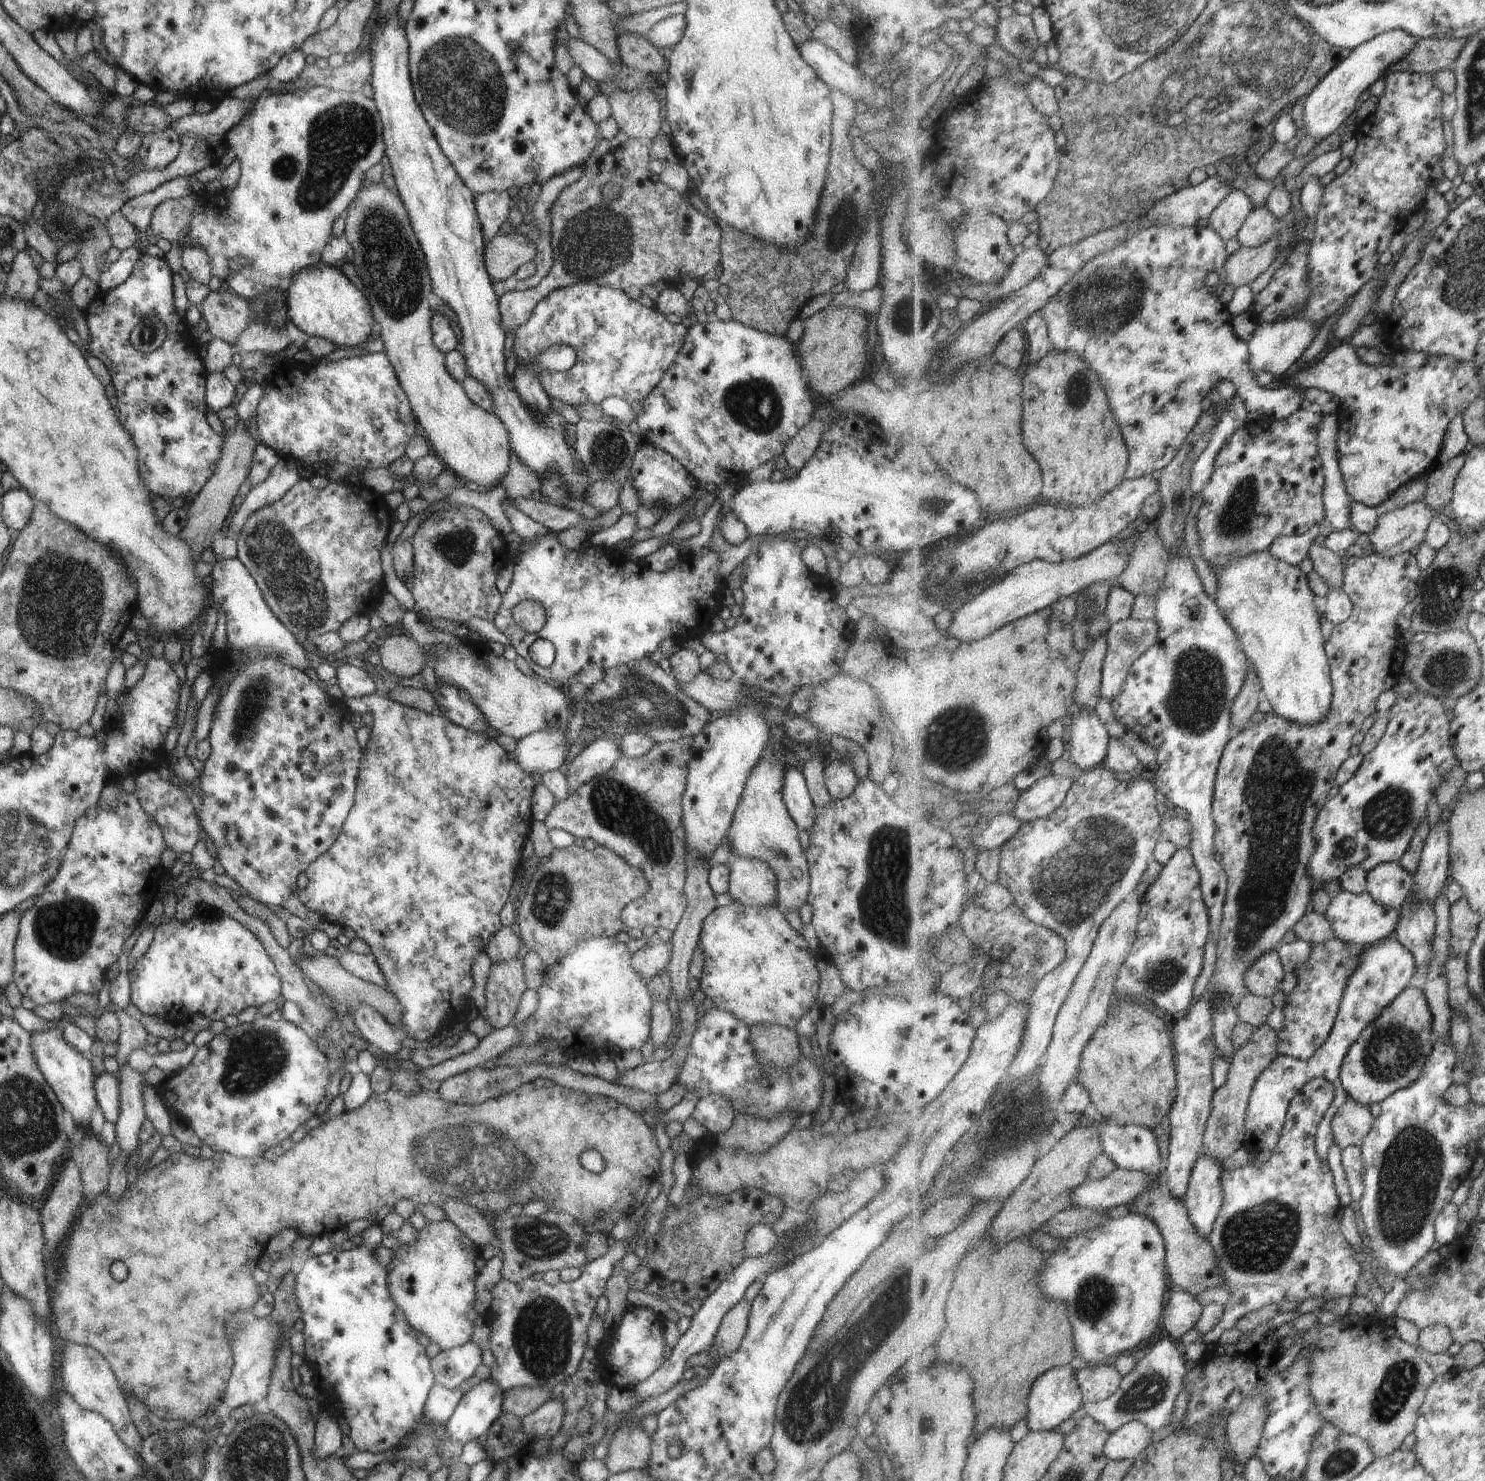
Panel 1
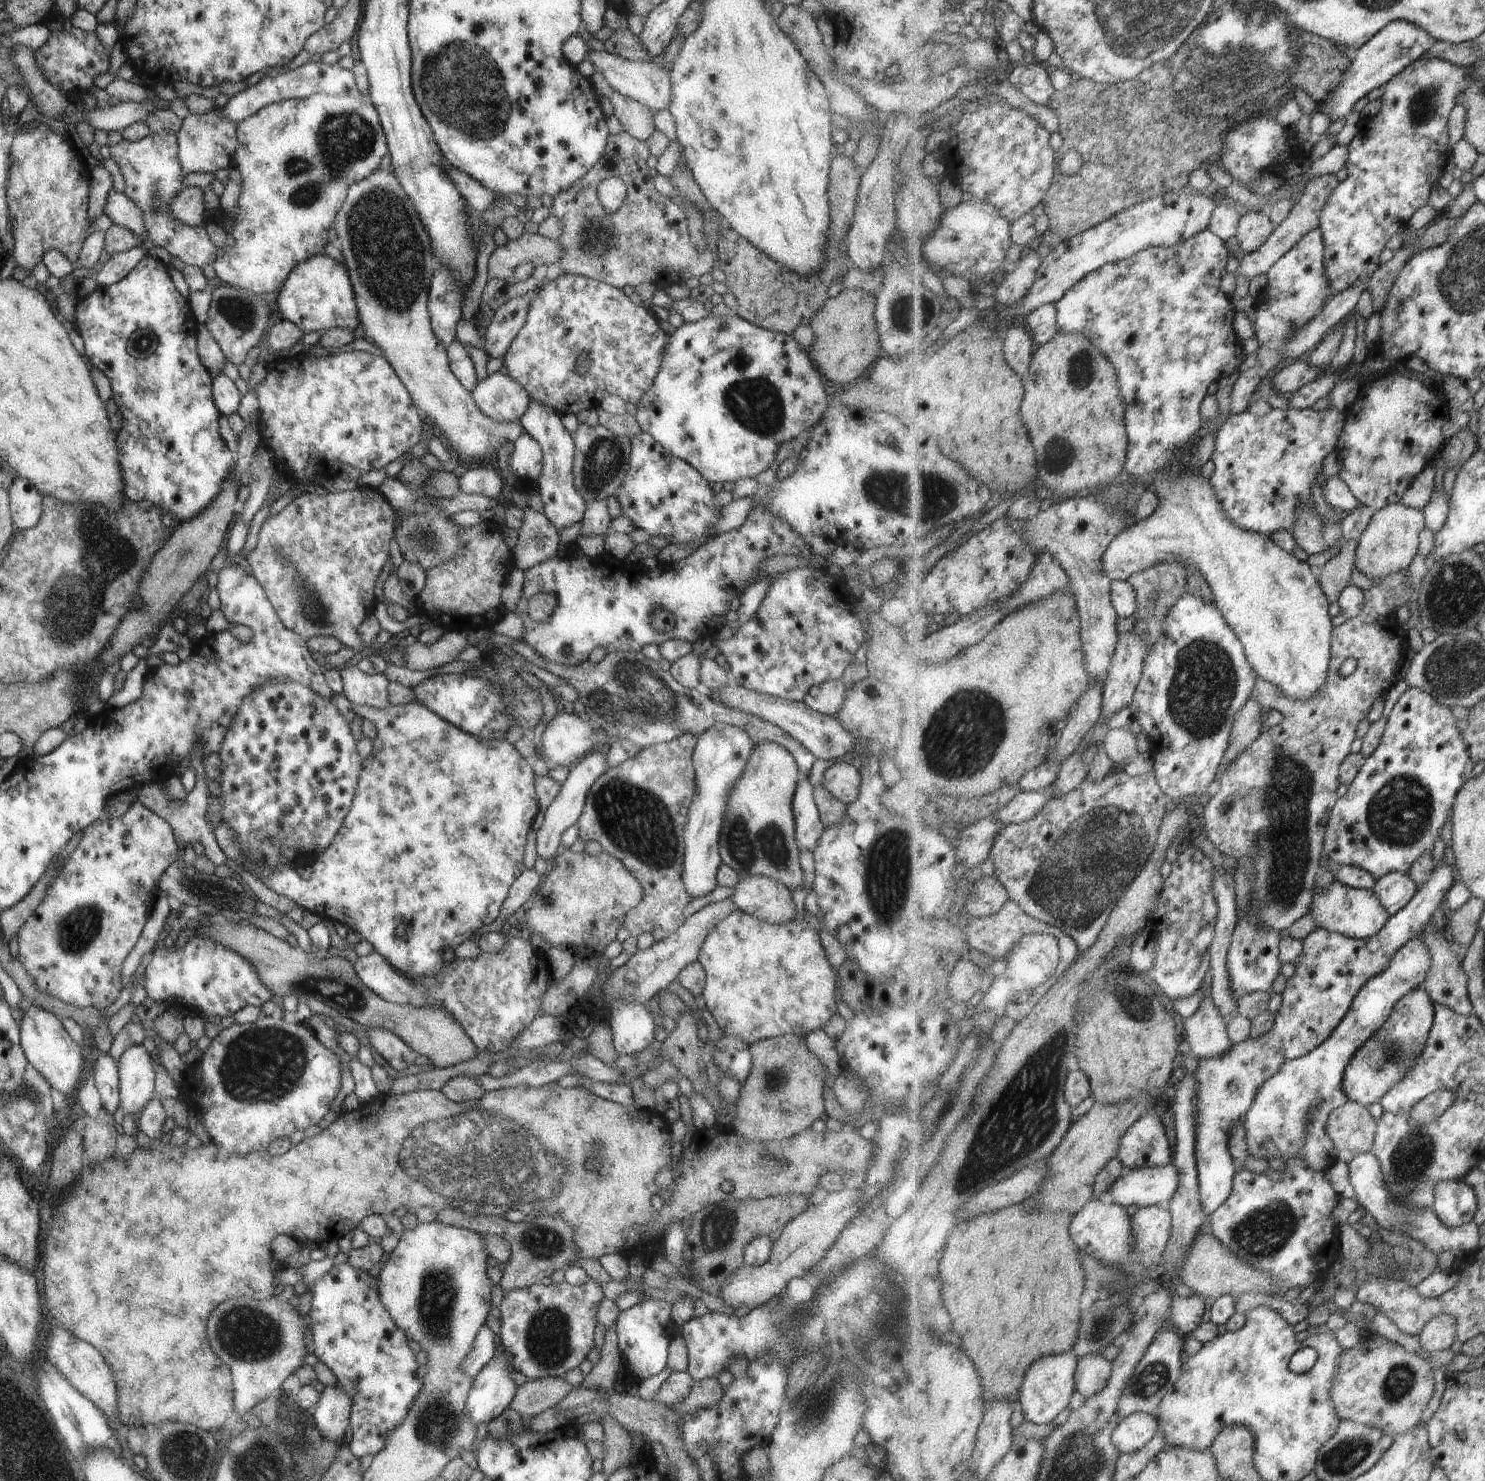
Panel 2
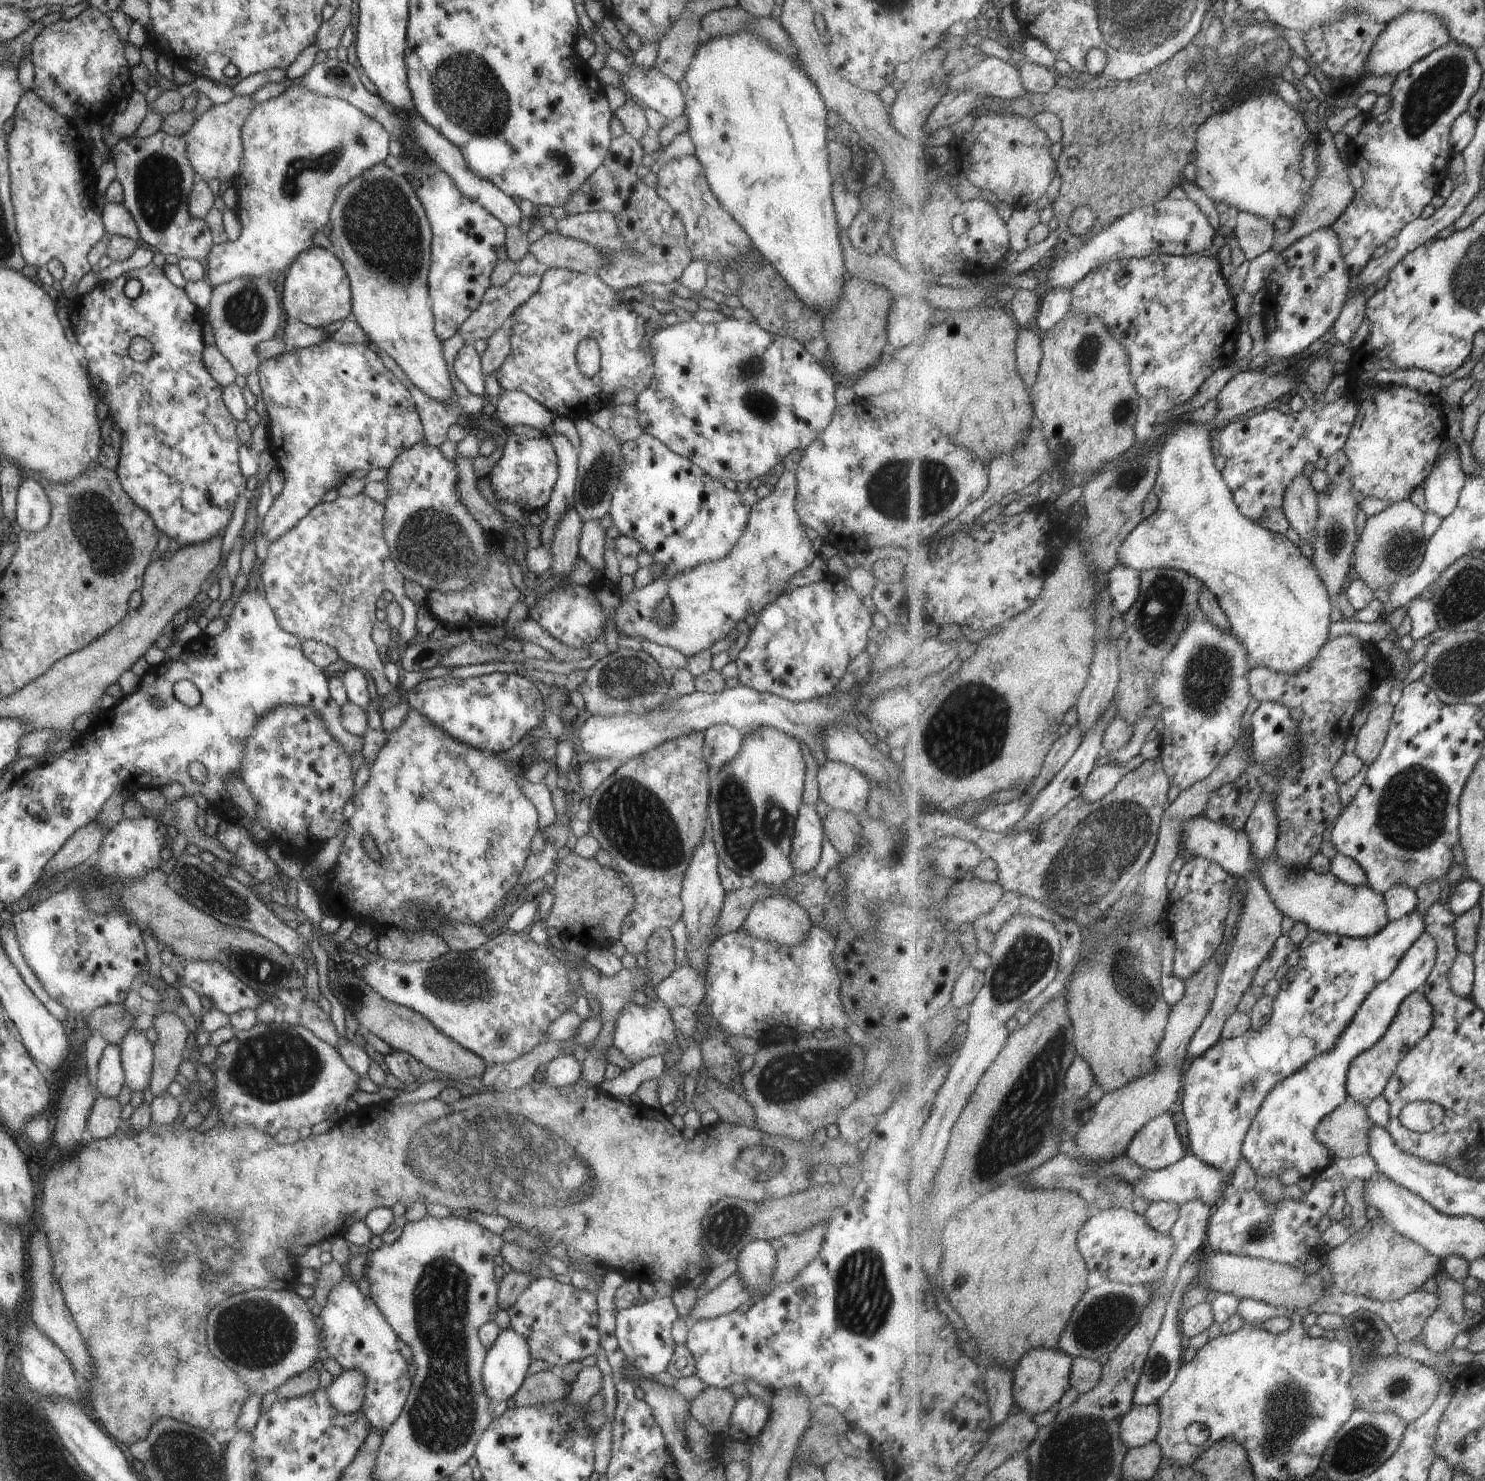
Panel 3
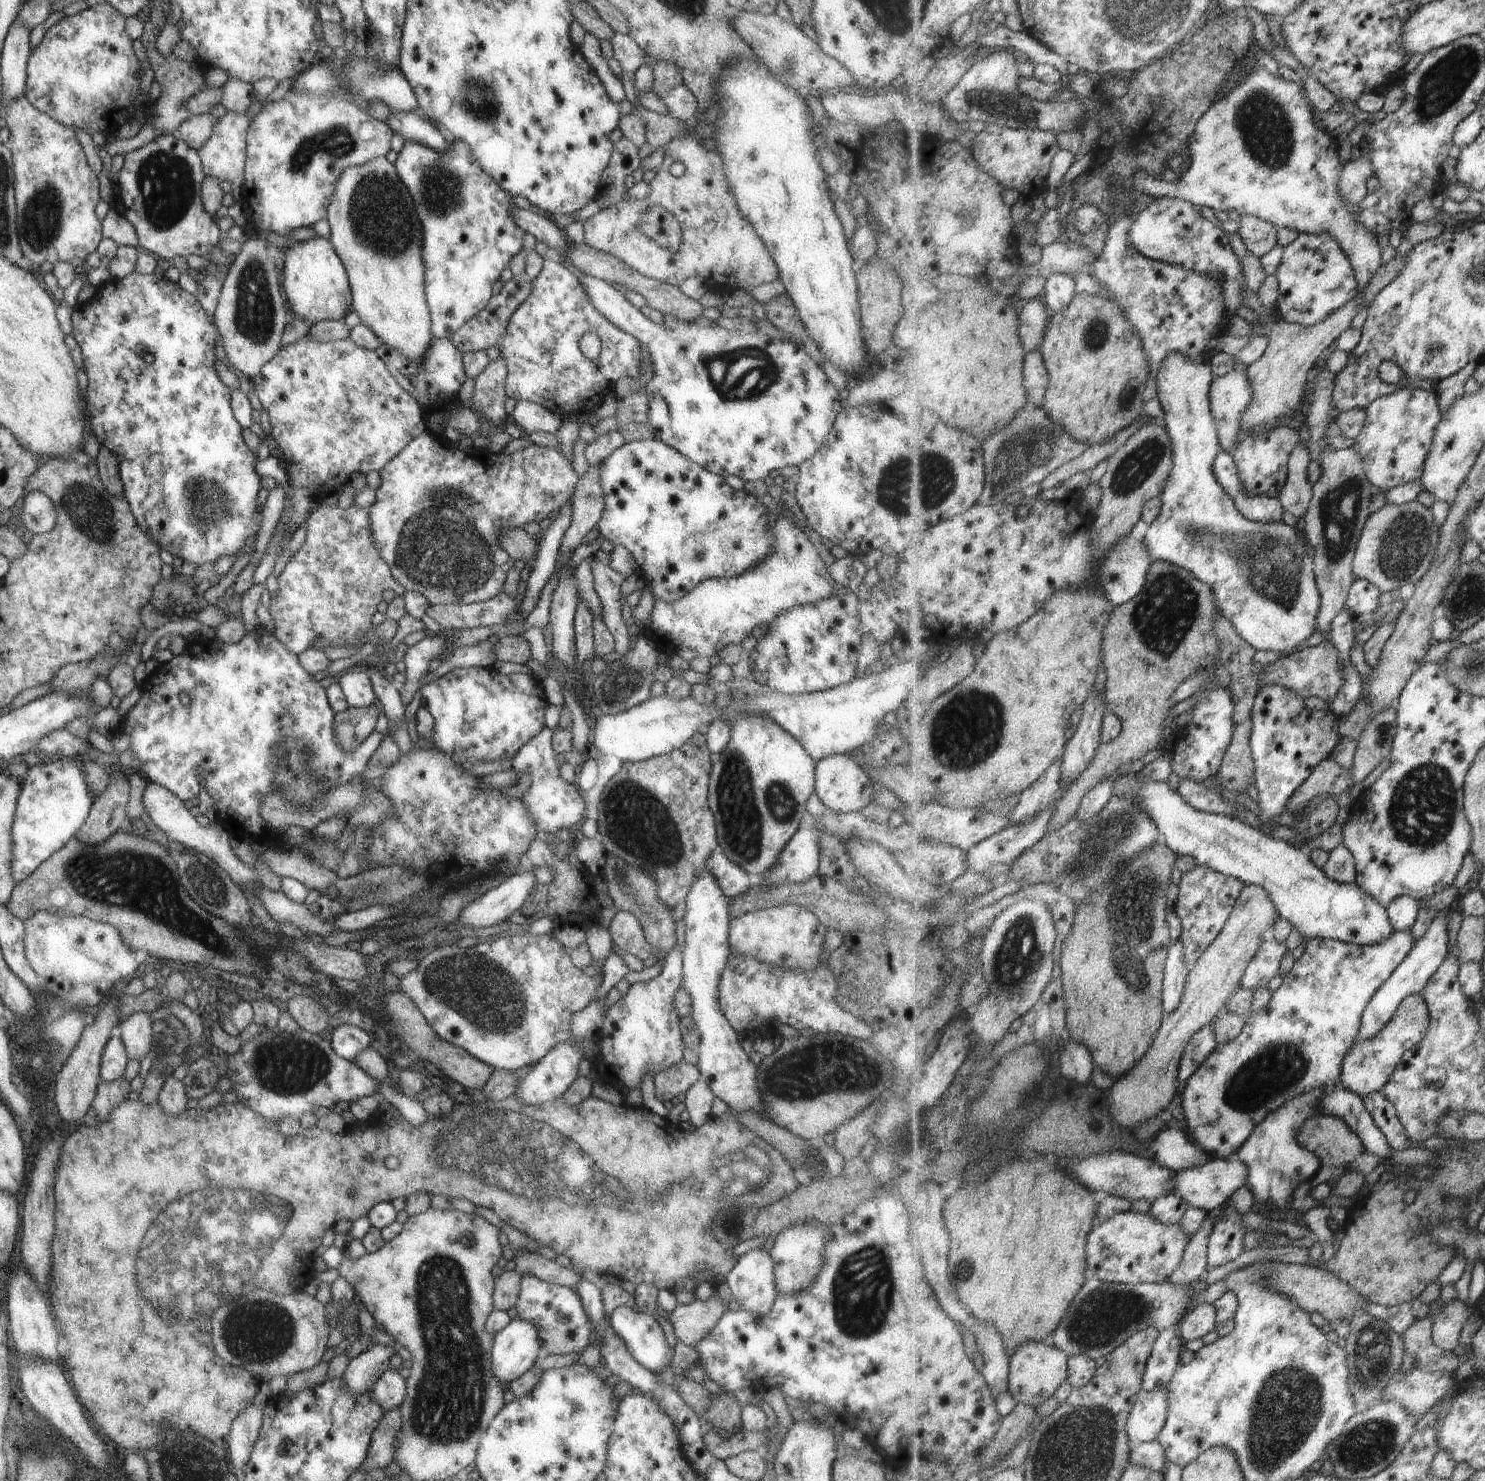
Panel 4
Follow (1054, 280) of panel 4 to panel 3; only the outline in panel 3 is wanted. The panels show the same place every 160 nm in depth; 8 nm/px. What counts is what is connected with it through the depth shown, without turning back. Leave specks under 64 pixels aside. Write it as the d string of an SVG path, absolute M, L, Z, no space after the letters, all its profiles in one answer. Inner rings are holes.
M1053 287L1046 291L1036 320L1039 328L1045 332L1055 328L1073 310L1072 300L1071 289Z

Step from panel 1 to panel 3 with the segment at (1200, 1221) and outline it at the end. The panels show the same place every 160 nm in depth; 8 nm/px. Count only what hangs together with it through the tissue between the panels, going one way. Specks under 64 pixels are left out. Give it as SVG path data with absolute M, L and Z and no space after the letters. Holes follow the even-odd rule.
M1418 910L1390 922L1379 934L1366 939L1354 939L1335 933L1310 931L1309 936L1298 946L1299 962L1288 969L1281 980L1281 992L1274 1000L1272 1019L1259 1030L1249 1029L1243 1036L1223 1039L1207 1053L1188 1062L1184 1074L1182 1112L1184 1113L1190 1150L1211 1167L1230 1174L1224 1199L1238 1193L1232 1185L1232 1176L1241 1160L1242 1146L1260 1112L1268 1094L1286 1078L1304 1068L1308 1062L1332 1051L1373 989L1385 982L1397 970L1401 959L1415 941L1426 931L1425 917Z

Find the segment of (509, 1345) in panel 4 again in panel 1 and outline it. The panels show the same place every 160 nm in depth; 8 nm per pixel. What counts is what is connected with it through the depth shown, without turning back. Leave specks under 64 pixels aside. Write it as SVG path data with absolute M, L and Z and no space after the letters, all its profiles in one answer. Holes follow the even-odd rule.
M491 1380L474 1384L455 1405L443 1429L447 1439L464 1445L470 1440L482 1438L484 1432L501 1412L502 1392Z

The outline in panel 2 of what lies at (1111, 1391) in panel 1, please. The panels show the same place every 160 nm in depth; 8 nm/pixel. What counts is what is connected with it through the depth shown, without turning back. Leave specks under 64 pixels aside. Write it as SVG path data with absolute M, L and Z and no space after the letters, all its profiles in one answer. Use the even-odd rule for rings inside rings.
M1100 1353L1084 1356L1076 1370L1076 1390L1085 1398L1099 1394L1109 1382L1112 1368L1112 1361L1105 1360Z

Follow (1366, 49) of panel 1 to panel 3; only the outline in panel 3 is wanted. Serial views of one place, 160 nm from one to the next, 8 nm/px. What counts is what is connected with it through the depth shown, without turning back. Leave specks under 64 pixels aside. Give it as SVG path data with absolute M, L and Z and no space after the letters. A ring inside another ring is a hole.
M1409 11L1394 18L1387 26L1380 40L1372 50L1368 60L1368 74L1383 76L1389 74L1397 77L1404 70L1409 70L1416 62L1428 57L1442 46L1449 44L1452 34L1446 22L1435 13L1429 11Z

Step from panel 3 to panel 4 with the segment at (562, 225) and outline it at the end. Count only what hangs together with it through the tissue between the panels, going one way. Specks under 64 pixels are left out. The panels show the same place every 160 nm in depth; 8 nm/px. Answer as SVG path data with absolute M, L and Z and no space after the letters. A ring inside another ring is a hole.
M686 131L683 135L677 135L665 144L663 160L655 169L655 175L649 183L649 188L647 196L641 199L631 198L617 201L584 220L584 244L612 254L623 265L666 285L678 288L686 278L699 277L704 282L706 291L714 291L728 301L731 301L732 293L737 290L749 290L749 287L768 283L774 278L778 278L778 268L764 242L759 238L753 225L741 214L734 196L728 189L722 158L717 151L706 150L699 140L695 140ZM675 161L681 162L684 166L684 172L679 177L673 177L669 173L668 168ZM650 205L657 205L661 209L665 209L667 213L671 213L677 219L681 234L676 251L659 246L657 242L640 231L638 225L642 214Z

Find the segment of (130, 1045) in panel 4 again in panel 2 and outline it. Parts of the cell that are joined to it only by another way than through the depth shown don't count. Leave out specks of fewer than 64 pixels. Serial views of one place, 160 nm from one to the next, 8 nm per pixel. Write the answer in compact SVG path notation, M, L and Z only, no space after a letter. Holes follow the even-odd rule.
M141 1043L131 1045L119 1055L117 1065L120 1108L134 1118L153 1098L151 1056Z

